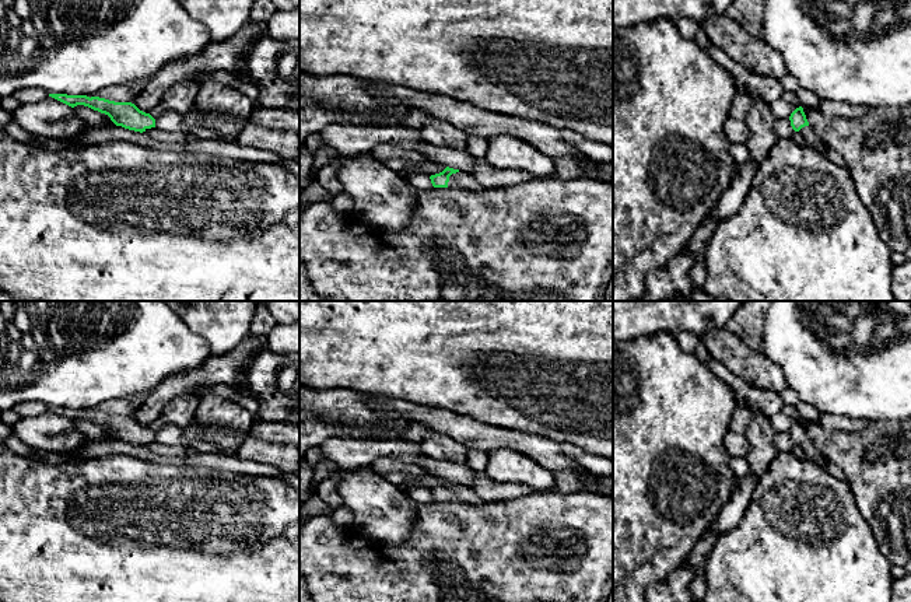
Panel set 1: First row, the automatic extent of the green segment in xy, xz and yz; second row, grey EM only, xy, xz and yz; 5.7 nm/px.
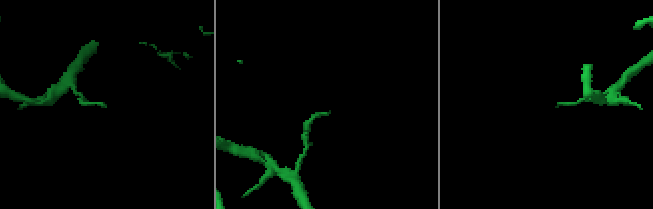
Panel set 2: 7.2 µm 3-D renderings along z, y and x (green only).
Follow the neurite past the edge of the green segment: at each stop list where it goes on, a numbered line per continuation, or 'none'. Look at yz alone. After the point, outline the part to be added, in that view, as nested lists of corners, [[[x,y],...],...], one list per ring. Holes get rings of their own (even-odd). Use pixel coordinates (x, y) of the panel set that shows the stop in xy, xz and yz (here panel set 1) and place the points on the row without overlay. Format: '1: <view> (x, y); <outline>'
1: yz (809, 448); [[[810,438],[802,441],[802,442],[799,444],[799,447],[803,448],[807,459],[810,459],[810,461],[813,461],[813,462],[816,462],[816,463],[819,463],[819,465],[821,465],[821,463],[826,461],[826,458],[817,451],[817,448],[814,447],[814,444],[812,442]]]

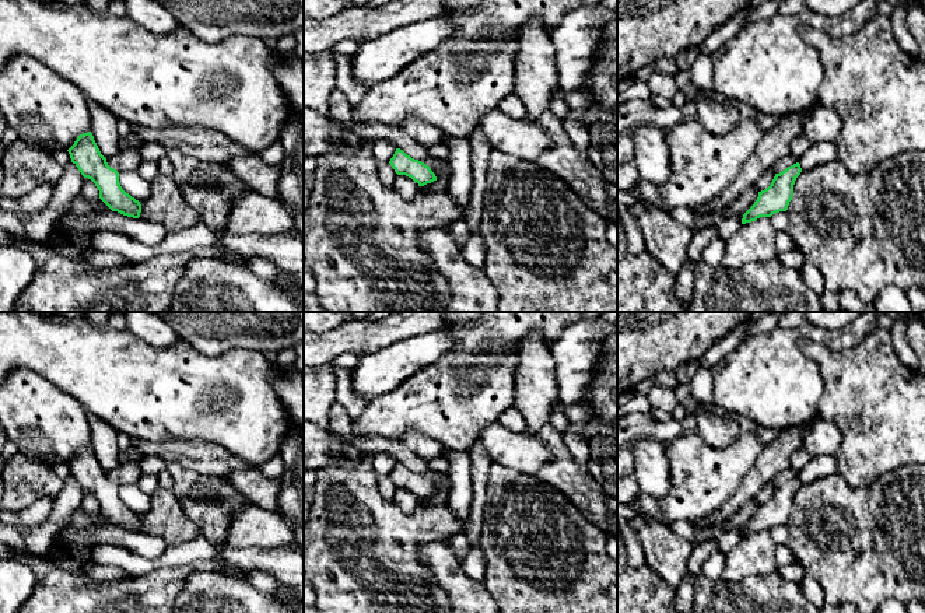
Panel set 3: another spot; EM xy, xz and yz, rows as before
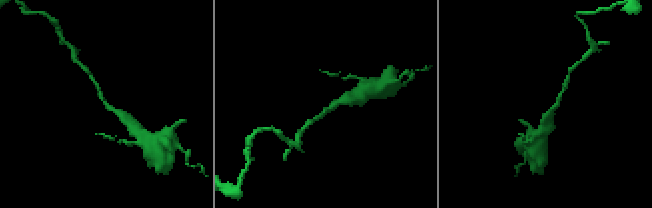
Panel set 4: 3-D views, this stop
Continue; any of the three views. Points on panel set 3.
none

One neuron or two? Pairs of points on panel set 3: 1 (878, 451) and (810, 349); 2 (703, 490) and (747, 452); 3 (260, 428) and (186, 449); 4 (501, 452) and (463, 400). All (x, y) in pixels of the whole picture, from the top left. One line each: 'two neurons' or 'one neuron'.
1: one neuron
2: one neuron
3: two neurons
4: two neurons

